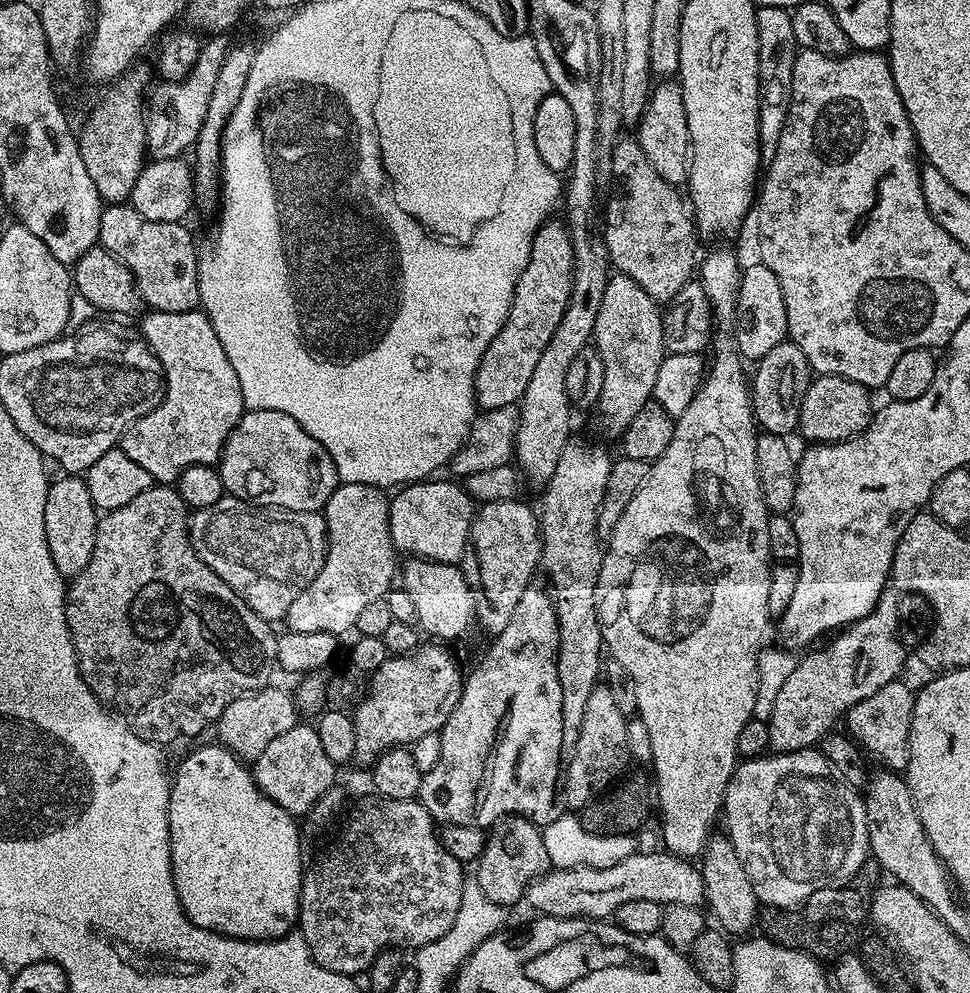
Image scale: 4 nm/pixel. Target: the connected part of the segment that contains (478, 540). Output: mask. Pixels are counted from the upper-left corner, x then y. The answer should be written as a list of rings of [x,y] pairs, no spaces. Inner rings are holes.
[[[523,499],[490,501],[485,503],[475,513],[472,529],[468,535],[468,549],[464,551],[462,567],[464,577],[472,585],[476,597],[476,615],[479,627],[484,627],[489,632],[489,637],[495,638],[510,622],[522,594],[528,588],[528,583],[535,576],[540,566],[540,521],[537,513],[528,504],[523,504]]]

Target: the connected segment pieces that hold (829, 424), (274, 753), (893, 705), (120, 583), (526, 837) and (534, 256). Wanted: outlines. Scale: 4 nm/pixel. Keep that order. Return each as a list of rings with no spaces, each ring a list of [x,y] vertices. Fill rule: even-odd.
[[[817,375],[802,398],[799,435],[804,435],[812,444],[837,444],[839,440],[859,436],[874,415],[872,396],[869,389],[850,382],[850,378]]]
[[[297,722],[290,730],[286,730],[286,734],[278,734],[278,738],[274,738],[274,742],[270,742],[270,746],[266,746],[266,750],[262,750],[262,754],[258,754],[251,769],[252,776],[256,779],[256,785],[274,802],[278,802],[278,806],[282,806],[282,810],[286,810],[297,818],[303,817],[303,812],[304,815],[311,813],[313,806],[337,783],[338,766],[334,762],[330,762],[330,757],[322,748],[322,742],[311,723]]]
[[[903,682],[887,684],[870,698],[858,702],[846,713],[847,735],[851,736],[869,757],[877,756],[885,769],[903,773],[910,762],[910,726],[916,697]]]
[[[154,486],[146,490],[146,494],[138,494],[134,502],[126,502],[126,506],[113,512],[104,512],[96,526],[94,554],[90,554],[86,570],[82,570],[82,574],[67,585],[64,602],[66,622],[72,635],[76,660],[80,664],[80,676],[88,683],[88,689],[101,704],[119,716],[130,730],[134,730],[138,738],[157,746],[172,744],[183,736],[196,736],[207,728],[211,729],[220,719],[222,710],[226,710],[226,706],[230,706],[234,698],[242,698],[246,694],[257,692],[260,688],[269,687],[271,680],[268,679],[271,678],[272,672],[277,671],[277,633],[272,632],[273,625],[263,620],[254,610],[250,610],[247,602],[230,586],[226,586],[226,582],[222,582],[222,578],[218,578],[218,574],[214,574],[214,570],[210,570],[210,566],[206,566],[202,558],[198,558],[192,540],[188,536],[189,519],[189,508],[184,505],[182,498],[172,486]]]
[[[504,817],[493,824],[487,833],[484,849],[479,860],[475,861],[475,868],[474,883],[482,886],[486,898],[505,906],[519,905],[524,899],[524,891],[552,868],[550,854],[546,854],[543,831],[529,817]]]
[[[556,218],[549,219],[534,238],[526,270],[522,270],[518,278],[516,297],[506,314],[506,322],[502,330],[498,330],[494,342],[490,342],[476,374],[476,395],[481,409],[519,405],[526,394],[526,386],[530,386],[534,366],[538,366],[542,350],[550,346],[550,338],[554,338],[554,330],[558,330],[558,322],[562,322],[562,314],[570,302],[574,266],[574,246],[567,223],[560,221],[559,224]]]

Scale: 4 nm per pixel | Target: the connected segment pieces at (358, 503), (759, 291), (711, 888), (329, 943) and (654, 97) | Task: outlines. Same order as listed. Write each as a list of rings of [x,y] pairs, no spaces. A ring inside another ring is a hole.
[[[337,484],[334,494],[322,509],[324,521],[328,523],[328,551],[324,553],[322,570],[290,602],[290,610],[286,617],[286,624],[291,631],[309,632],[310,630],[326,630],[330,634],[343,637],[344,632],[352,632],[358,622],[358,613],[369,602],[374,602],[388,595],[398,576],[398,553],[390,538],[388,525],[388,506],[390,500],[381,489],[369,484]]]
[[[753,262],[740,273],[740,289],[736,299],[736,318],[734,321],[736,348],[745,361],[758,362],[774,346],[785,343],[788,335],[786,326],[786,302],[782,298],[782,286],[774,278],[765,264]]]
[[[716,834],[709,839],[702,853],[702,875],[704,878],[704,899],[706,908],[716,915],[721,929],[729,937],[740,938],[748,932],[758,920],[758,901],[754,894],[754,886],[750,886],[750,877],[742,867],[734,846],[729,842],[727,835]],[[744,932],[744,933],[743,933]],[[736,936],[736,937],[735,937]]]
[[[372,794],[369,800],[364,800],[348,816],[348,821],[340,828],[340,833],[332,840],[332,845],[317,858],[313,864],[307,865],[306,871],[300,882],[300,915],[298,917],[298,931],[306,938],[306,946],[310,946],[310,954],[318,966],[326,970],[334,970],[334,974],[343,976],[355,976],[360,972],[367,972],[372,967],[374,958],[387,948],[399,948],[401,950],[415,950],[442,938],[450,926],[454,926],[454,917],[458,915],[458,906],[462,906],[462,890],[466,883],[465,865],[460,863],[450,850],[440,841],[437,821],[424,809],[419,799],[395,800],[379,794]]]
[[[664,78],[653,87],[648,97],[648,109],[640,117],[635,129],[636,141],[646,153],[650,166],[658,170],[658,174],[667,184],[680,186],[688,179],[690,163],[690,130],[686,126],[686,102],[682,102],[682,90],[679,83],[672,78]]]

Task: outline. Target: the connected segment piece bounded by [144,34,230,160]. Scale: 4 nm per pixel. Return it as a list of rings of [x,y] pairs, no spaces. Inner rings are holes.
[[[216,34],[213,40],[205,39],[200,45],[200,53],[192,69],[180,81],[161,79],[151,85],[146,96],[144,125],[148,139],[147,155],[153,160],[162,158],[183,157],[184,151],[195,145],[198,134],[202,130],[202,122],[206,118],[206,106],[210,106],[210,93],[214,90],[218,70],[222,66],[222,58],[226,58],[230,47],[227,35]]]

